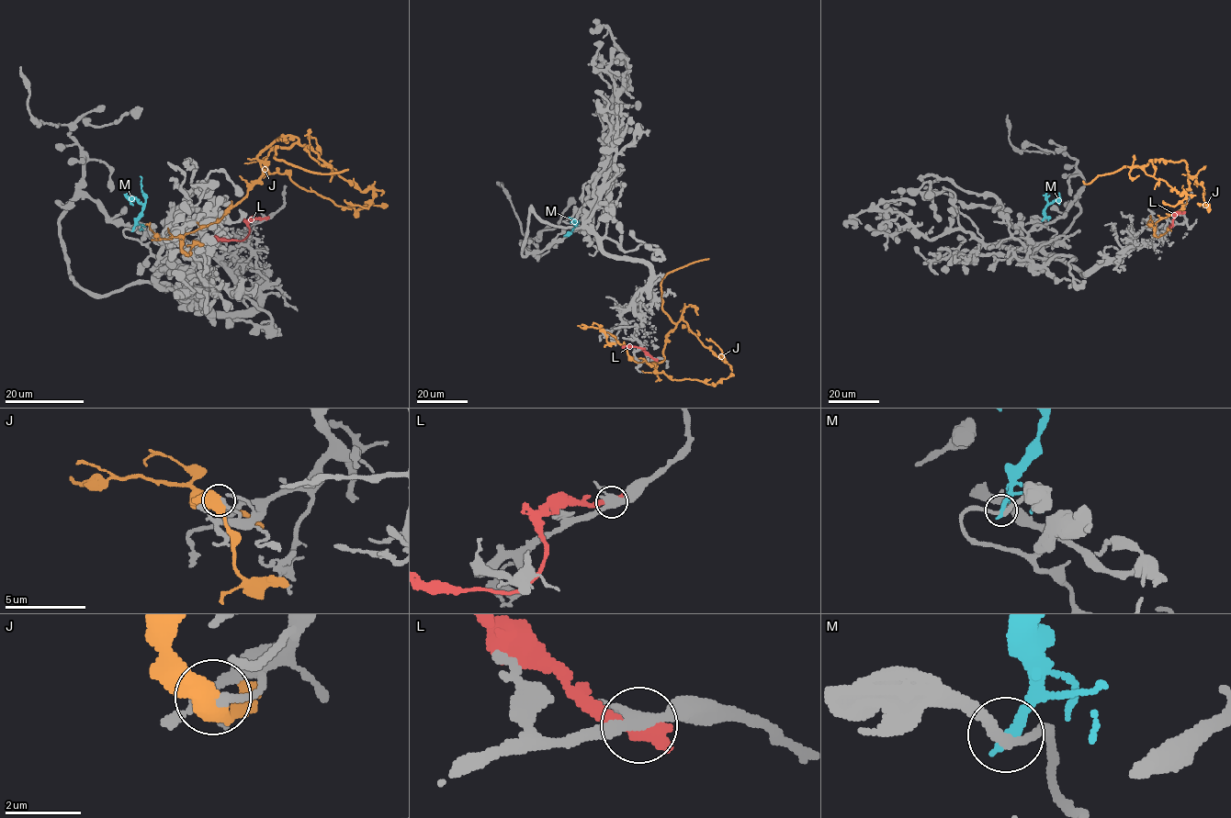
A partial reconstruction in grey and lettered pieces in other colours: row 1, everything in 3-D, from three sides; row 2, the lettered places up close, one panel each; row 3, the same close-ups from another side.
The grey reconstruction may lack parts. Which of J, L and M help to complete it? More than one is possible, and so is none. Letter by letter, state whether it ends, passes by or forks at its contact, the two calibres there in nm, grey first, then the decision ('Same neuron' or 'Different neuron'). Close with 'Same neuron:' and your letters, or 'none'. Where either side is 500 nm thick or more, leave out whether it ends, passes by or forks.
J: Thickness 260 nm (grey) against 550 nm. Different neuron
L: Thickness 320 nm (grey) against 600 nm. Different neuron
M: It ends there. Thickness 280 nm (grey) against 320 nm. Different neuron
Same neuron: none

